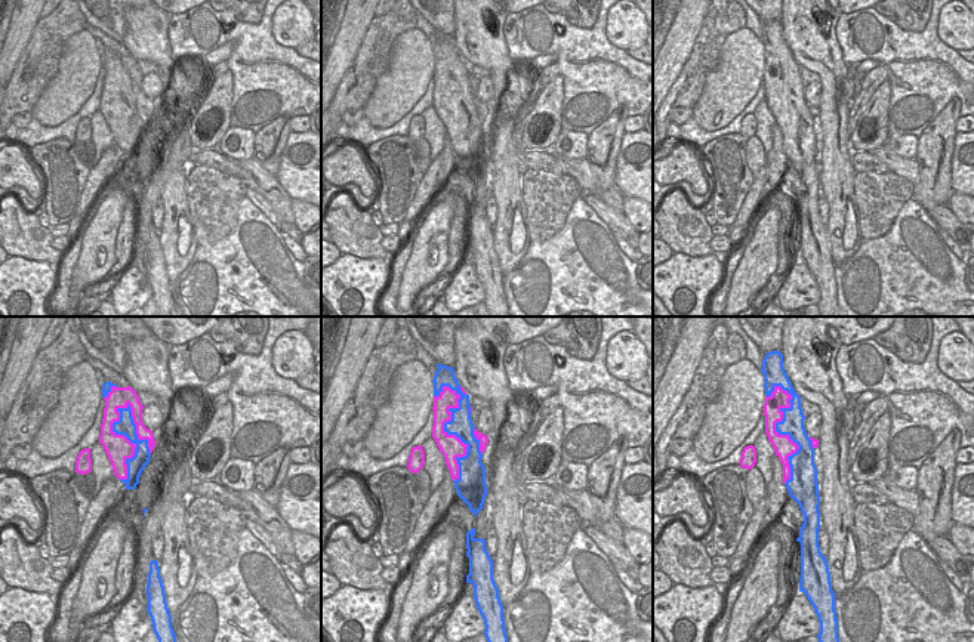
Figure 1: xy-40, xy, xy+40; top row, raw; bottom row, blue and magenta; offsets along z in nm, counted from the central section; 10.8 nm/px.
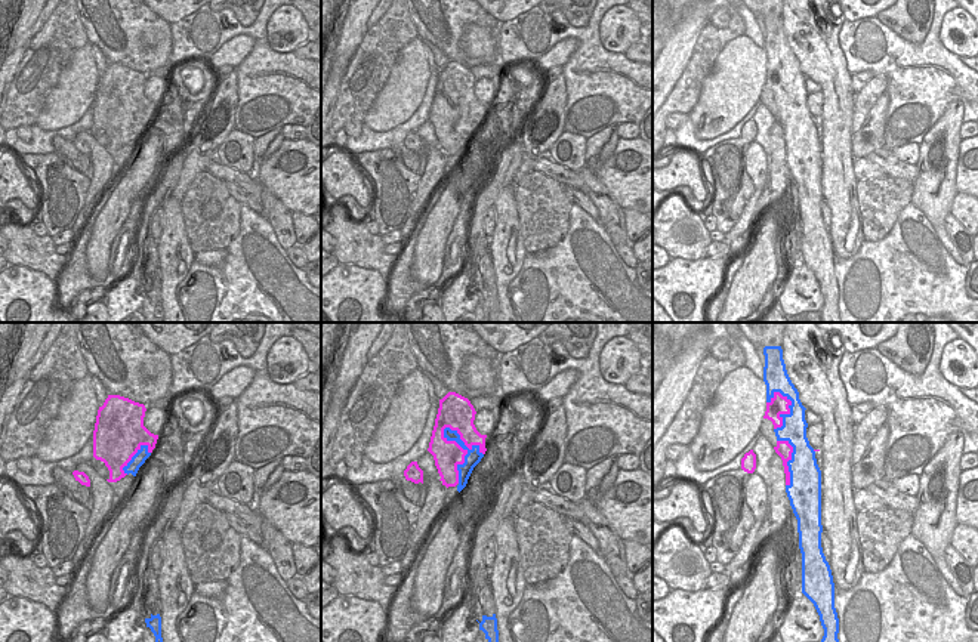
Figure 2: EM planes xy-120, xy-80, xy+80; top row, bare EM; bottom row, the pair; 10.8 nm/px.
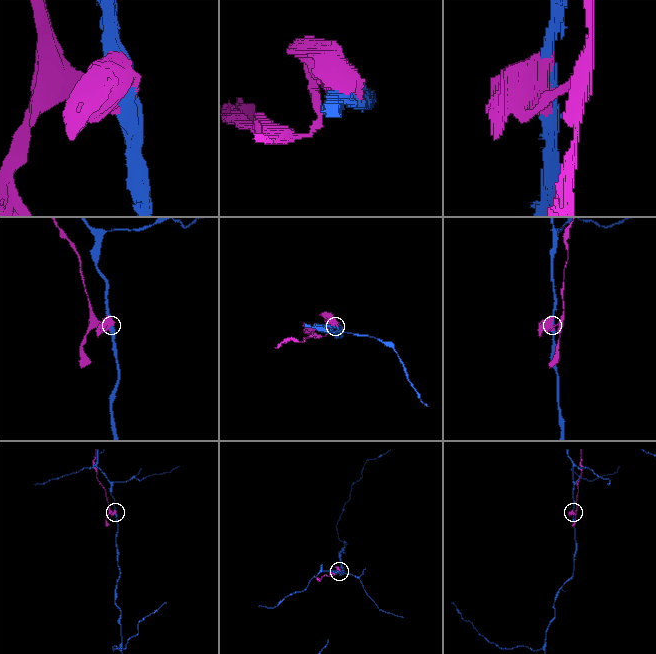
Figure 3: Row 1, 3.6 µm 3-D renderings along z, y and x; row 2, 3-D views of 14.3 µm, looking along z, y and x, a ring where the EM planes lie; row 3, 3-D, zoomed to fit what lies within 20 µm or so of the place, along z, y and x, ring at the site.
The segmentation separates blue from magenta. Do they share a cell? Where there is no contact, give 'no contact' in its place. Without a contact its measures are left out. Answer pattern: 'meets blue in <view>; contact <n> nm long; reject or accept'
meets blue in xy-40; contact 850 nm long; reject

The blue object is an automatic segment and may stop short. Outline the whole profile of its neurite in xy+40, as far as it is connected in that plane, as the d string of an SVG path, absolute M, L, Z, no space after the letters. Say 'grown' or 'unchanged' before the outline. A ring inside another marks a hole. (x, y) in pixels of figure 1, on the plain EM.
unchanged | M782 21L765 22L761 41L765 49L765 65L771 65L776 55L792 64L790 75L780 77L783 89L776 92L776 101L787 104L799 115L796 121L787 126L790 146L785 152L789 164L799 173L804 183L804 192L796 207L801 212L799 260L805 262L819 285L820 302L817 306L820 317L841 317L829 234L819 214L822 194L817 136L814 133L814 117L804 96L805 84L801 77L801 65L795 61L785 40Z

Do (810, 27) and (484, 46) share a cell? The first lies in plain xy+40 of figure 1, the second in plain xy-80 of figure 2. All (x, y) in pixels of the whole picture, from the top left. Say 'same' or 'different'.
same

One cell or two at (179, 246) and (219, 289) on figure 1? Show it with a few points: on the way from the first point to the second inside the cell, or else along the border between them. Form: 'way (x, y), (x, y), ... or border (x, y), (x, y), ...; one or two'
border (197, 246), (193, 259), (172, 284); two

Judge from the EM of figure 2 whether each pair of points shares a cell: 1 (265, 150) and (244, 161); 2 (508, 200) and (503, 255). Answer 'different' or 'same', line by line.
1: different
2: same

